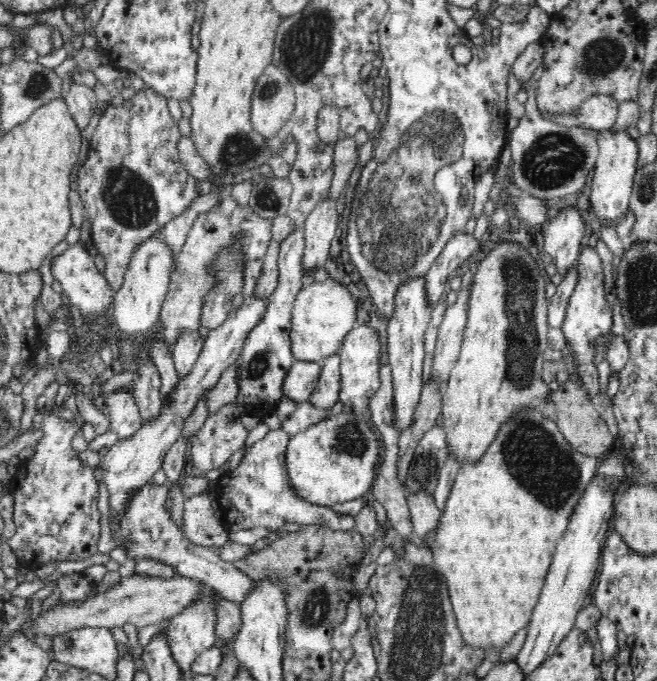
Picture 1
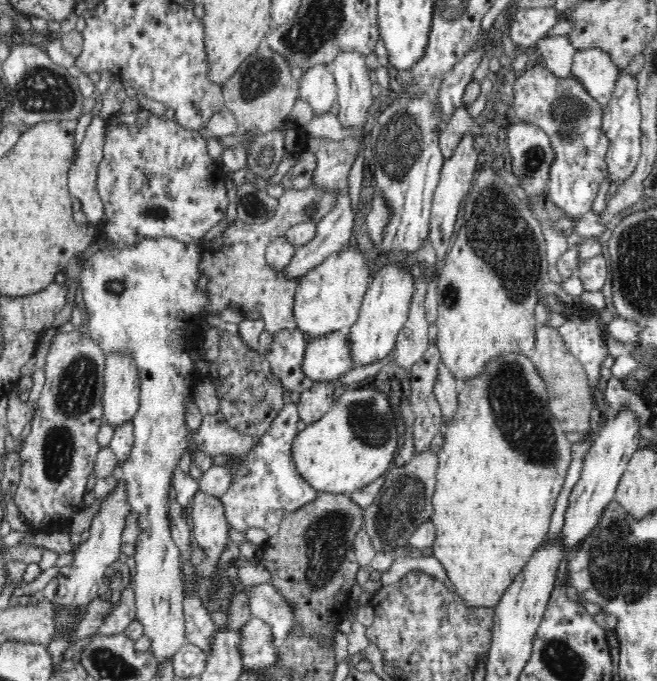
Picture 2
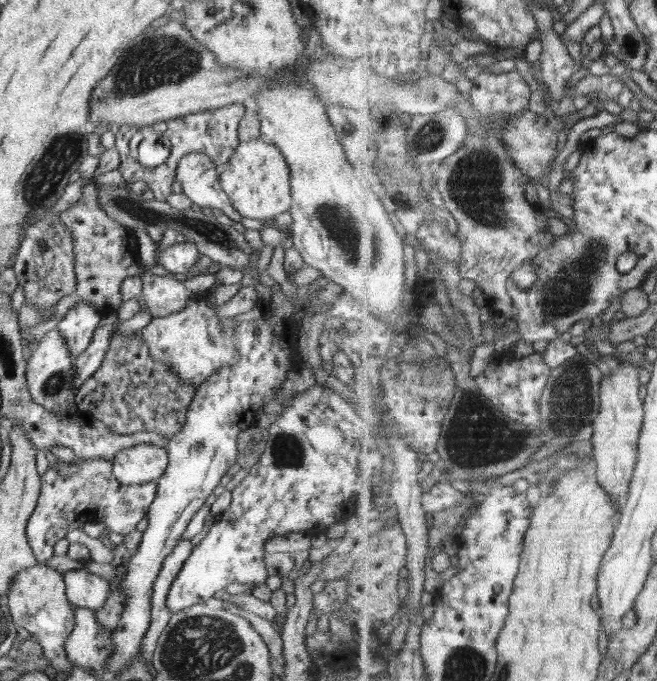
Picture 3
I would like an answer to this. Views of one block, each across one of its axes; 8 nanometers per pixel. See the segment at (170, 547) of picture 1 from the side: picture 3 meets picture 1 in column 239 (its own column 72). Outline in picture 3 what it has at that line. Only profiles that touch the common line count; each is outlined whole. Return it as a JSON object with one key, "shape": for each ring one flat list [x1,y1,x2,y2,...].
{"shape":[[86,568,63,574,67,600,74,607,96,610,103,607,114,585]]}

